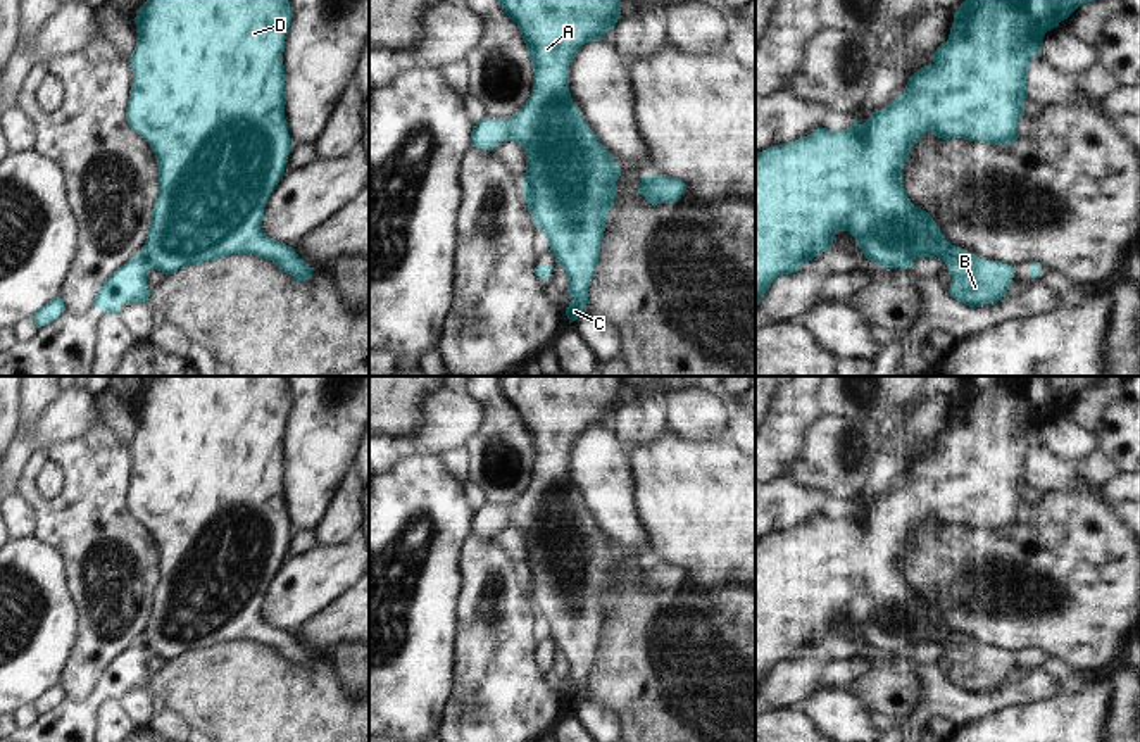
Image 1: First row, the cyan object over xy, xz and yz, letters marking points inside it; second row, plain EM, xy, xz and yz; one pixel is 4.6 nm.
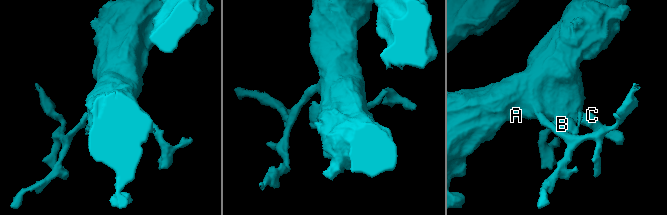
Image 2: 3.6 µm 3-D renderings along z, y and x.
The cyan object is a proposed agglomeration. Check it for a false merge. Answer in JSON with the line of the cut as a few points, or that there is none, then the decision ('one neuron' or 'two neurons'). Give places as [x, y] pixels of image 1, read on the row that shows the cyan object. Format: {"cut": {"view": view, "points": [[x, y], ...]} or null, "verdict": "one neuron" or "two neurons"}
{"cut": {"view": "yz", "points": [[968, 252], [963, 252], [947, 264]]}, "verdict": "two neurons"}

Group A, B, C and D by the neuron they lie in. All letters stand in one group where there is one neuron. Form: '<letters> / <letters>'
A C D / B

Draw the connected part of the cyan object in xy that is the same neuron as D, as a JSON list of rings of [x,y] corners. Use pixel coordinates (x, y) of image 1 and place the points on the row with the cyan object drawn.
[[[147,0],[133,19],[136,24],[136,47],[129,55],[133,85],[129,90],[129,104],[126,107],[126,121],[152,148],[157,159],[159,195],[153,204],[147,242],[141,255],[150,267],[172,274],[190,264],[204,264],[231,254],[254,254],[272,261],[281,271],[291,274],[297,281],[310,278],[314,267],[302,261],[295,248],[269,238],[262,230],[264,207],[285,174],[286,159],[293,148],[285,119],[285,66],[283,52],[293,12],[288,0]]]

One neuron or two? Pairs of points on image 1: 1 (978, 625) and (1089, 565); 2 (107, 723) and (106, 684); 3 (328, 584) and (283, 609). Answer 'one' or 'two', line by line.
1: one
2: two
3: one

